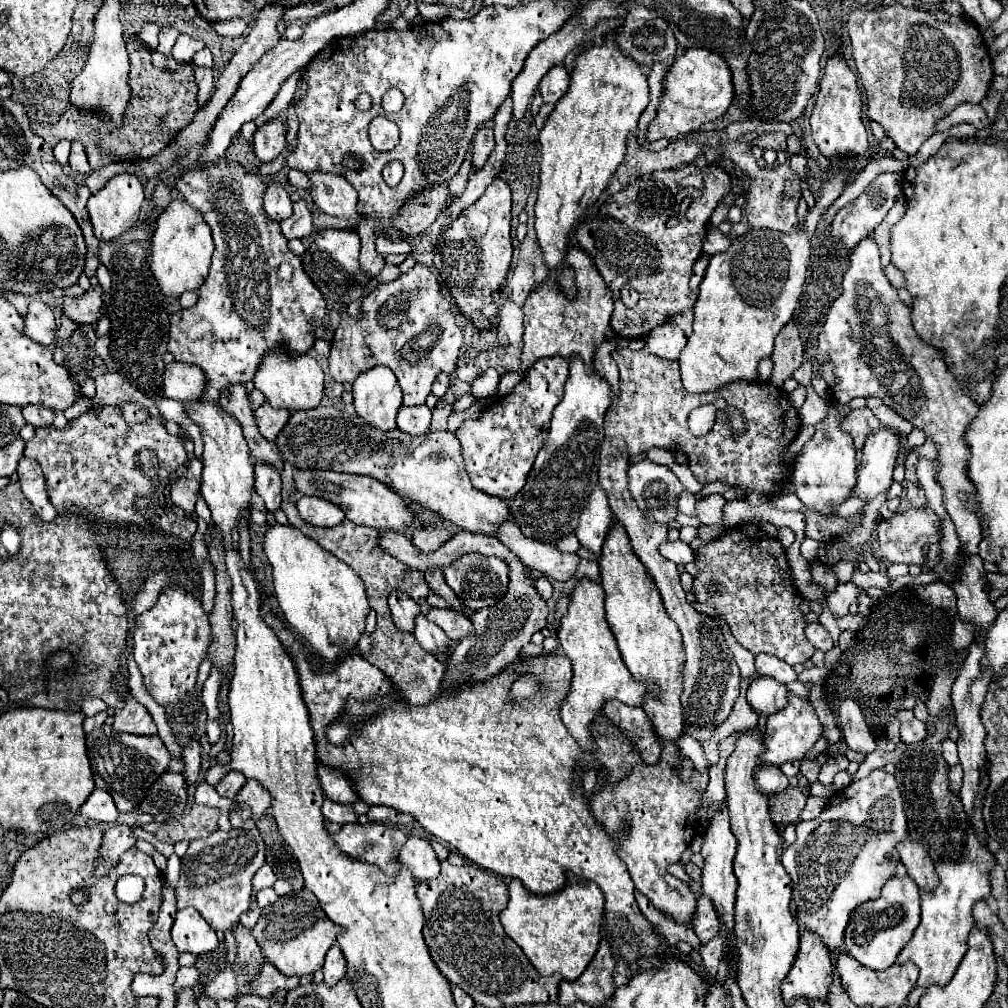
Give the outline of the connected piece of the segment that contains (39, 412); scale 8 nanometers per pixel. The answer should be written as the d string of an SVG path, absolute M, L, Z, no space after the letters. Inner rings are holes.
M28 405L22 409L22 415L26 419L26 423L34 425L36 429L42 429L42 427L50 427L52 425L52 419L54 419L54 411L52 409L44 409L40 405Z

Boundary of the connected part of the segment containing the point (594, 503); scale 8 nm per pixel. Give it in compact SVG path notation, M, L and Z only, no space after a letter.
M600 485L594 489L594 493L588 499L586 509L580 515L580 525L576 529L576 537L580 545L588 547L596 557L602 553L602 545L606 541L608 531L614 525L614 515L608 507L608 497Z

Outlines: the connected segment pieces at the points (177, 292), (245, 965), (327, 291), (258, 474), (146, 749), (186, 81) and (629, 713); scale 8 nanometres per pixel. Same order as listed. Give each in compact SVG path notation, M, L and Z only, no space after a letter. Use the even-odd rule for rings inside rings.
M174 199L156 219L156 231L150 239L150 271L156 277L162 293L178 299L184 291L198 289L198 285L202 285L202 281L208 277L212 251L212 229L204 217L200 217L200 211L182 199Z
M236 925L232 931L238 943L238 957L236 957L236 979L238 979L238 989L240 995L248 995L248 981L260 971L264 957L260 953L260 947L252 933L244 929L242 925Z
M320 229L316 231L314 243L302 255L302 267L328 301L348 305L350 301L362 297L364 285L370 281L358 267L358 253L360 253L360 237L356 231Z
M256 463L254 467L254 477L256 477L256 493L264 499L268 511L278 511L282 497L280 497L280 473L266 463Z
M108 725L88 733L86 747L96 787L108 789L120 813L134 809L142 801L146 789L166 771L166 765L170 761L170 753L158 735L128 735L118 733Z
M128 37L126 45L130 62L128 85L132 87L132 101L124 113L124 125L120 129L112 129L112 125L100 115L80 113L74 105L70 105L54 125L30 121L32 133L40 135L52 147L60 139L84 143L92 169L116 163L116 159L130 161L152 157L162 151L172 141L172 137L176 137L176 133L192 121L194 113L198 111L194 73L190 67L184 67L182 71L164 71L154 67L150 61L150 49L142 41L138 41L138 37Z
M612 699L612 701L604 703L604 713L608 713L608 717L618 727L624 727L628 731L628 735L632 737L634 745L638 747L638 751L642 753L646 763L650 763L650 765L658 763L662 747L656 741L652 725L642 707L630 707L630 705L624 705L624 703Z

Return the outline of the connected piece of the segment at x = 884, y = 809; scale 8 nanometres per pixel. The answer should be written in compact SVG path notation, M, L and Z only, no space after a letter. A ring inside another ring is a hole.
M876 769L876 771L872 771L868 777L864 777L864 779L860 779L860 781L852 781L846 789L834 793L834 797L828 799L828 803L826 803L824 811L820 813L820 817L810 819L810 821L800 821L800 823L796 825L796 835L798 835L798 839L796 839L792 845L788 845L786 851L784 851L784 855L782 855L782 865L784 865L784 869L788 871L788 875L792 877L792 899L794 899L794 903L796 903L796 921L798 921L800 929L806 929L806 931L818 935L818 937L822 939L822 943L830 949L830 953L838 953L840 947L842 947L842 943L844 943L844 929L848 927L850 915L852 915L854 909L860 907L864 901L876 899L876 895L880 895L884 883L886 883L890 877L894 877L896 865L898 865L898 861L900 861L900 855L898 855L898 851L896 851L896 845L898 845L898 841L904 841L904 839L908 837L908 825L906 825L906 815L904 815L904 801L902 801L902 795L900 795L900 789L898 789L898 783L896 783L894 775L888 775L888 773L884 773L882 769Z

